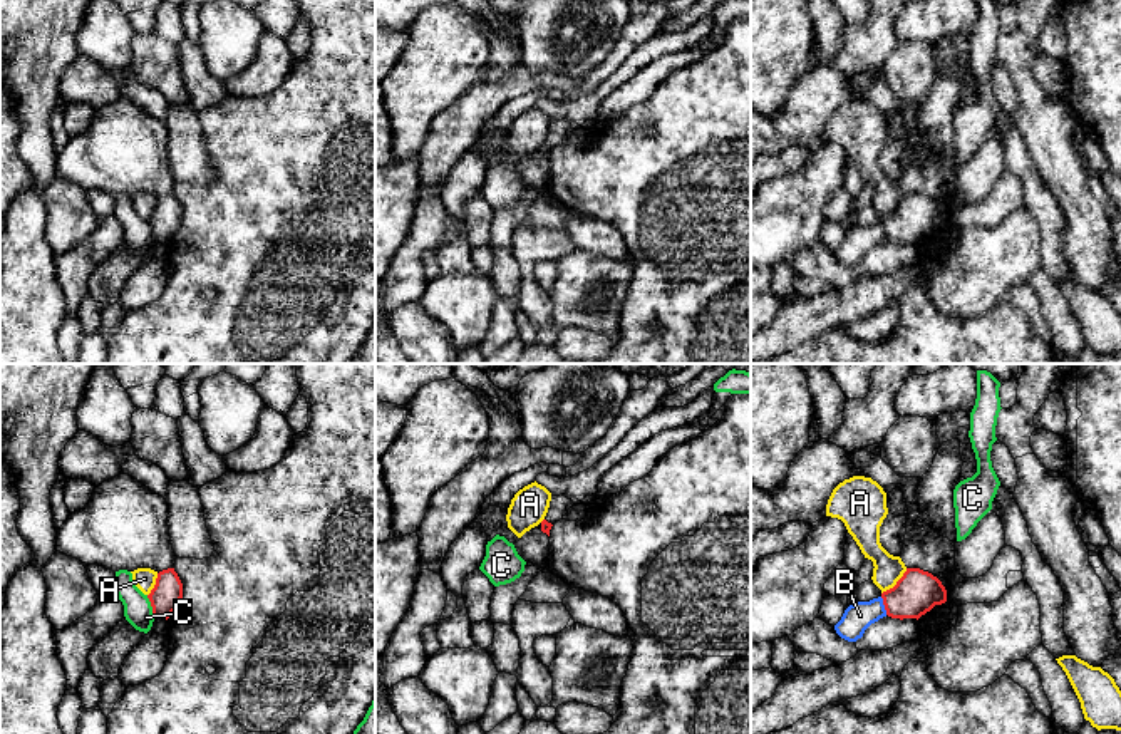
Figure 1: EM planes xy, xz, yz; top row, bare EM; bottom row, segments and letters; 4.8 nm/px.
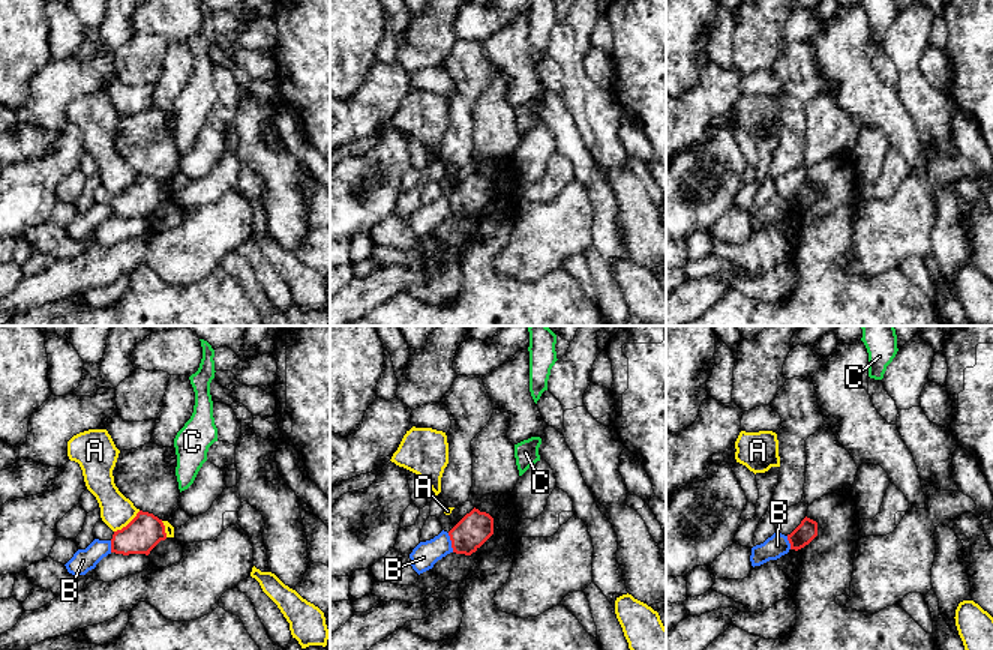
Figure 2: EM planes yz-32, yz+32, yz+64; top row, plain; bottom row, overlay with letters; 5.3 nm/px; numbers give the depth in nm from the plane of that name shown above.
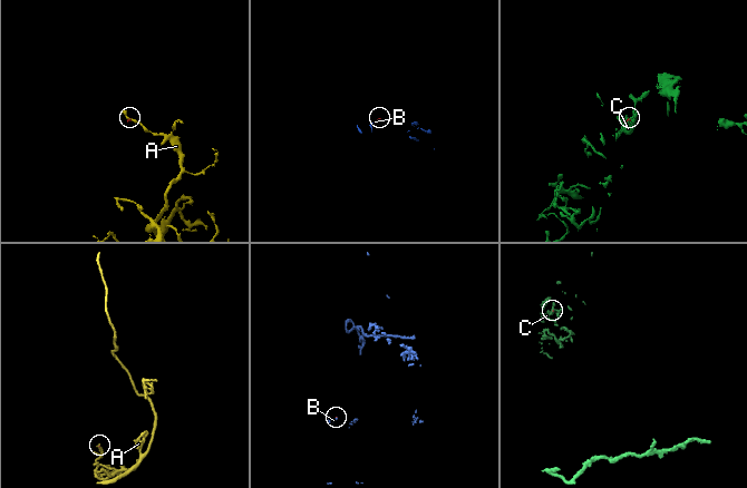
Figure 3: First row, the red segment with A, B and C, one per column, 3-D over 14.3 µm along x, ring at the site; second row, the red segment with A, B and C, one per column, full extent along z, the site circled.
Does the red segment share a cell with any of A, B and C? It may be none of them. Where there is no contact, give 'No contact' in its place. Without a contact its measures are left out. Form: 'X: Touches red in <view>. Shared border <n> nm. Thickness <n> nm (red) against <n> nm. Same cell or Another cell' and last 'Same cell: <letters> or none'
A: Touches red in yz. Shared border 180 nm. Thickness 220 nm (red) against 140 nm. Another cell
B: Touches red in yz. Shared border 90 nm. Thickness 220 nm (red) against 140 nm. Another cell
C: Touches red in xy. Shared border 120 nm. Thickness 150 nm (red) against 140 nm. Another cell
Same cell: none

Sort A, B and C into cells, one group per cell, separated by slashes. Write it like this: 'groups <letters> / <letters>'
groups A / B / C

